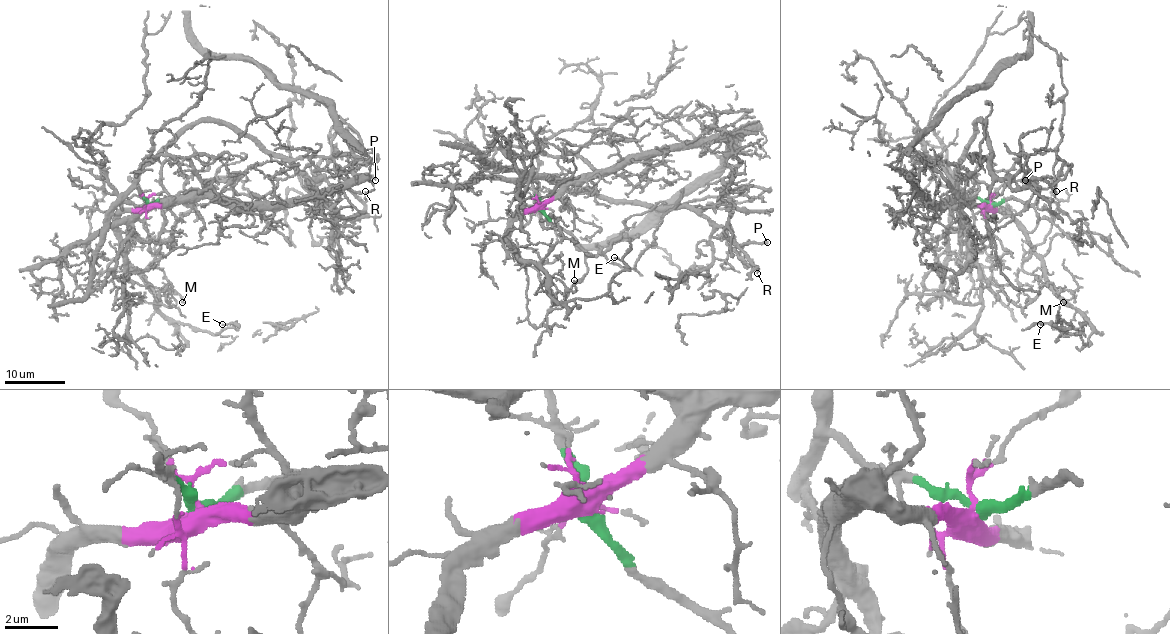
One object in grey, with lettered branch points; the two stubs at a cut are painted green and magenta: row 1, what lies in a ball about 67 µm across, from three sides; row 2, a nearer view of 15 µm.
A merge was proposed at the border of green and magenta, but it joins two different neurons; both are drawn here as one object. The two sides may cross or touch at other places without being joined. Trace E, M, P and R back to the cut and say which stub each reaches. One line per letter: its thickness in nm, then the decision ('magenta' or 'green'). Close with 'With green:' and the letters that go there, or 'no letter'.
E: calibre 130 nm; magenta
M: calibre 190 nm; magenta
P: calibre 400 nm; green
R: calibre 120 nm; green
With green: P, R

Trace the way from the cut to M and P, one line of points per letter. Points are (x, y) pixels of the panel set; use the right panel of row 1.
M: (991, 205), (1009, 214), (1024, 232), (1042, 264), (1044, 277), (1054, 288), (1068, 289), (1074, 295), (1063, 303)
P: (991, 205), (958, 184), (958, 163), (976, 121), (984, 126), (990, 169), (1012, 189), (1024, 189), (1026, 180)

